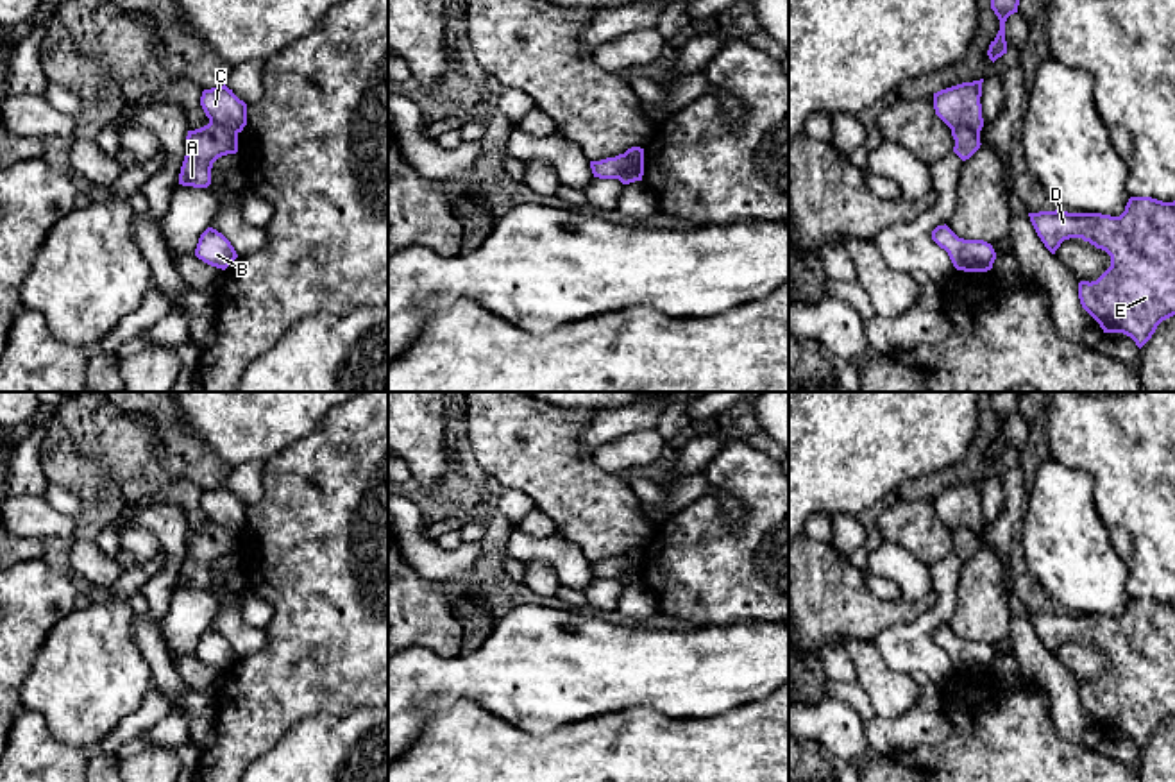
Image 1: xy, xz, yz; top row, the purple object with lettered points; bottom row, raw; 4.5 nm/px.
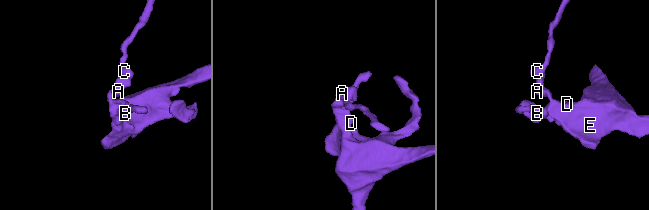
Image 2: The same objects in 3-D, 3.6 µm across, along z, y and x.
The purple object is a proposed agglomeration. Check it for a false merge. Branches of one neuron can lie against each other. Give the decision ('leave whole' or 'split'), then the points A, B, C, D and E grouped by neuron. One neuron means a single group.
split; groups A B D E / C

